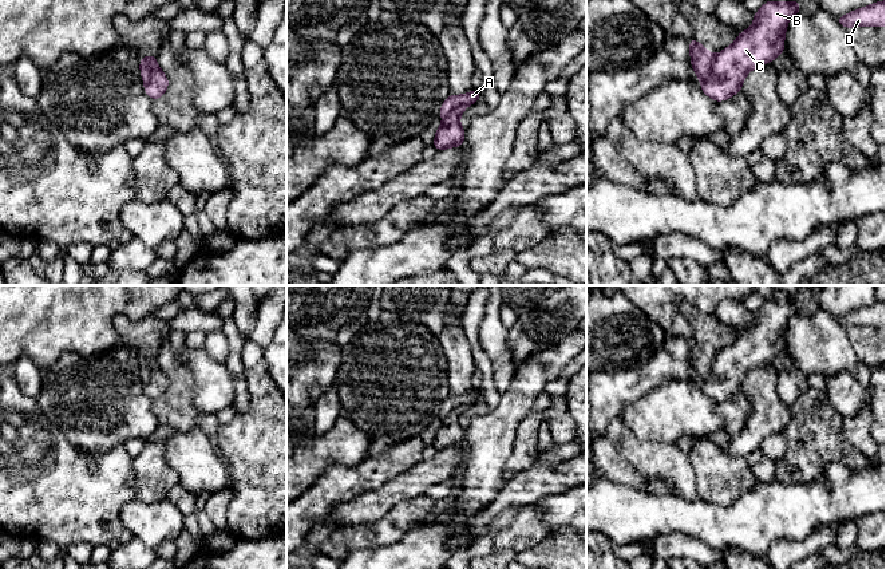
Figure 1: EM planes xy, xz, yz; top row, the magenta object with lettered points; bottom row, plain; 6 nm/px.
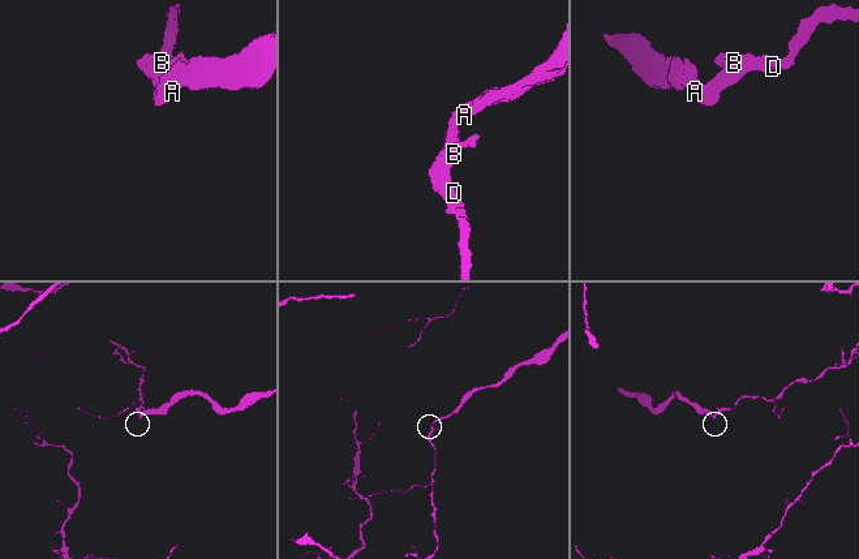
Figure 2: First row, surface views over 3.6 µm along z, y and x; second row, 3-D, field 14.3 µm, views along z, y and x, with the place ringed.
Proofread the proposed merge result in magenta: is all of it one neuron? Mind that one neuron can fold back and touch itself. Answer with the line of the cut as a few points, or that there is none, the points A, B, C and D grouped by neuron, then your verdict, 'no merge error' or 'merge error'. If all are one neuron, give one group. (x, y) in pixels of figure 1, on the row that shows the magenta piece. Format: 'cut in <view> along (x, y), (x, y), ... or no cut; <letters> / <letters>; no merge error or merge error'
cut in yz along (716, 56), (712, 64), (712, 74), (701, 82); A / B C D; merge error

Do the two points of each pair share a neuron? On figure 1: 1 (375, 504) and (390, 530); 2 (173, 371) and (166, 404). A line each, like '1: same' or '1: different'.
1: different
2: same

